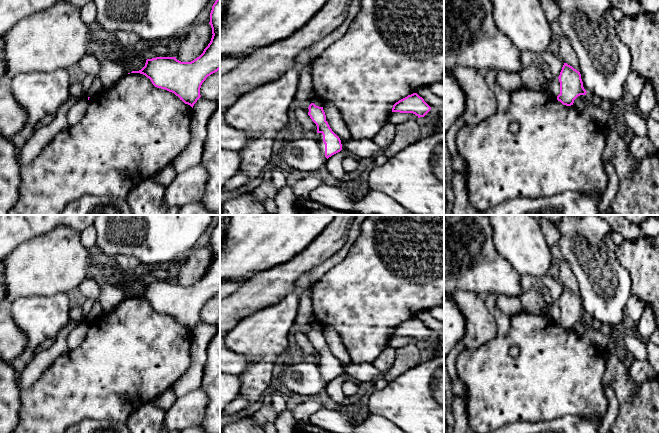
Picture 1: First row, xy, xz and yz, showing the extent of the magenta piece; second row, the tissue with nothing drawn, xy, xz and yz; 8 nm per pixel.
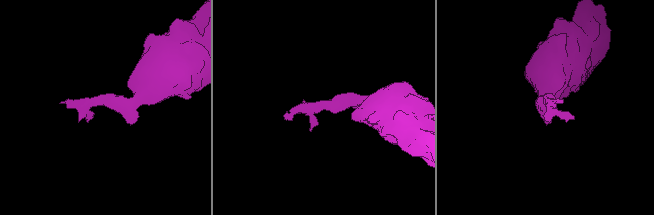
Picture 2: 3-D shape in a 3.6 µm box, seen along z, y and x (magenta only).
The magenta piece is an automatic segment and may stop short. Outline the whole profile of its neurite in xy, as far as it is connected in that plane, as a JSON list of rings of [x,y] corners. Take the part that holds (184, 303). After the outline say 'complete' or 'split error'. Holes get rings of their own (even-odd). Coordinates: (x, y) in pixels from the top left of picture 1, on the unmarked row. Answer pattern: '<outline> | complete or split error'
[[[220,221],[215,225],[210,237],[210,246],[212,252],[212,262],[203,277],[191,286],[181,286],[176,281],[156,281],[147,283],[145,290],[139,295],[131,297],[140,297],[149,302],[152,308],[161,313],[174,317],[185,328],[192,332],[201,321],[200,312],[208,300],[220,293]]] | complete

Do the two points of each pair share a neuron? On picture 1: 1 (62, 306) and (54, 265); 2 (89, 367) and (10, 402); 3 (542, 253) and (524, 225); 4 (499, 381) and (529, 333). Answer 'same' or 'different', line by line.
1: different
2: different
3: same
4: same

